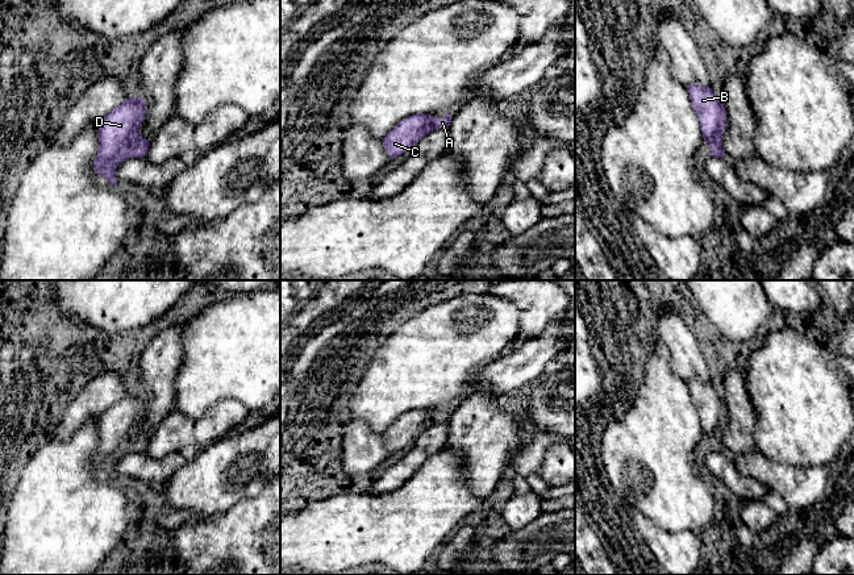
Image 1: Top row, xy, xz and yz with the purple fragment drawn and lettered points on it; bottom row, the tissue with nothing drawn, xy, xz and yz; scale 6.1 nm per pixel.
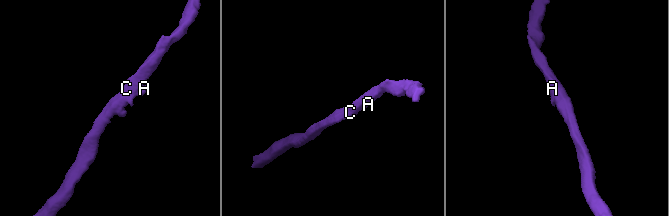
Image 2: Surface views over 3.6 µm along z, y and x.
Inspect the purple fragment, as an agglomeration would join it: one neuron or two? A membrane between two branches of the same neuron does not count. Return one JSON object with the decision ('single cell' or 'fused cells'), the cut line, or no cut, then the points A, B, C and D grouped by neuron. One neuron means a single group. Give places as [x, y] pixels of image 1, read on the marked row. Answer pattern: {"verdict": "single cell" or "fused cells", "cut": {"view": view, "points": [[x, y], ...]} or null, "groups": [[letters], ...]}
{"verdict": "single cell", "cut": null, "groups": [["A", "B", "C", "D"]]}

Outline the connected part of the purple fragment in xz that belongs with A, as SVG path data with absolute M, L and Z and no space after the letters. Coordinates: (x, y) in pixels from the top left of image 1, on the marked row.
M424 113L408 116L383 138L386 153L393 159L412 151L422 137L436 129L447 128L450 122L450 113L446 113L443 120Z

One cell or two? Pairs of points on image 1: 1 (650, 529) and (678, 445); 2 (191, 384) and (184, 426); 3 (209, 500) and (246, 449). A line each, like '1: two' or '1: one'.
1: two
2: two
3: one

